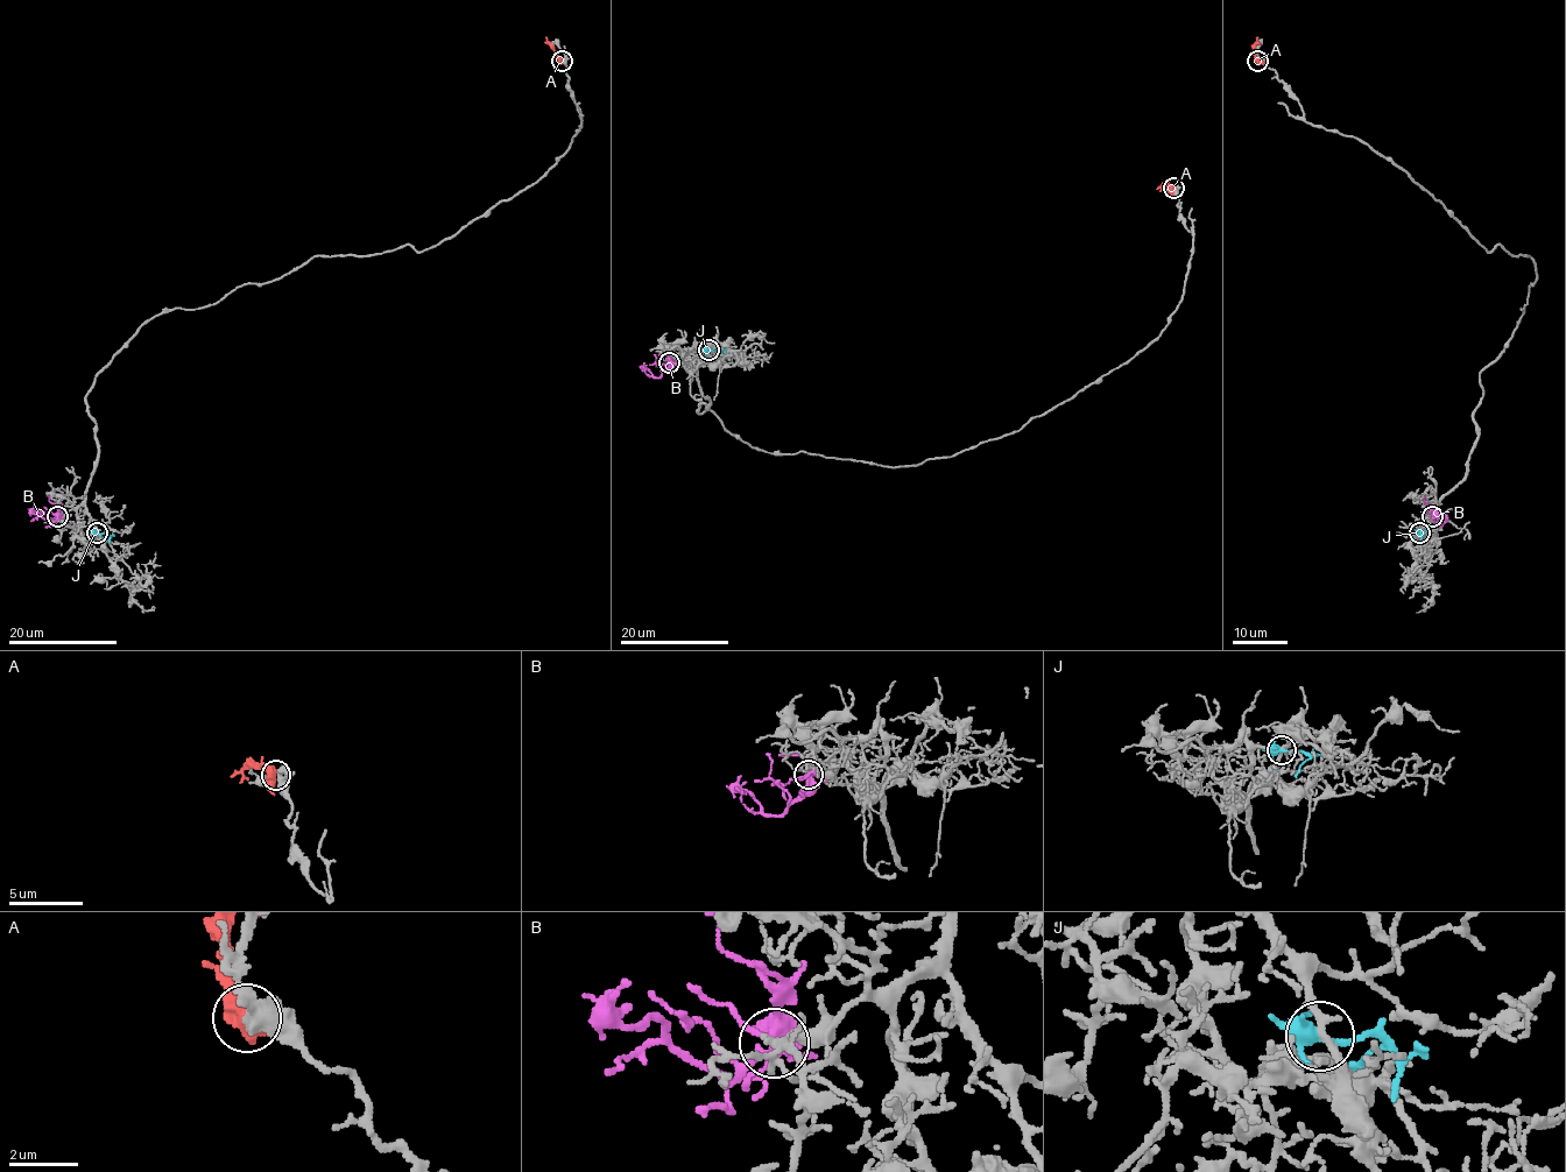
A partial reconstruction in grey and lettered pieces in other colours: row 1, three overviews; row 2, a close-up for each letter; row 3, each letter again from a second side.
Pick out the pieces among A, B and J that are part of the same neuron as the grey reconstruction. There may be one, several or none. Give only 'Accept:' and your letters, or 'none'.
Accept: B

